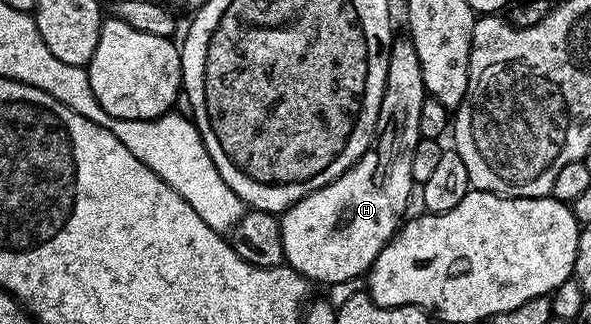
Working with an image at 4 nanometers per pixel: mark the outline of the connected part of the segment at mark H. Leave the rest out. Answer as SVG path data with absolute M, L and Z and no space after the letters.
M408 37L395 38L390 44L388 77L382 94L378 125L374 129L374 141L370 147L344 174L328 185L308 193L296 205L281 212L284 263L296 273L318 283L346 283L357 275L365 276L373 267L384 245L403 222L409 189L414 185L412 177L412 153L420 138L420 105L427 98L424 77L420 73L420 57L416 57L416 45Z

